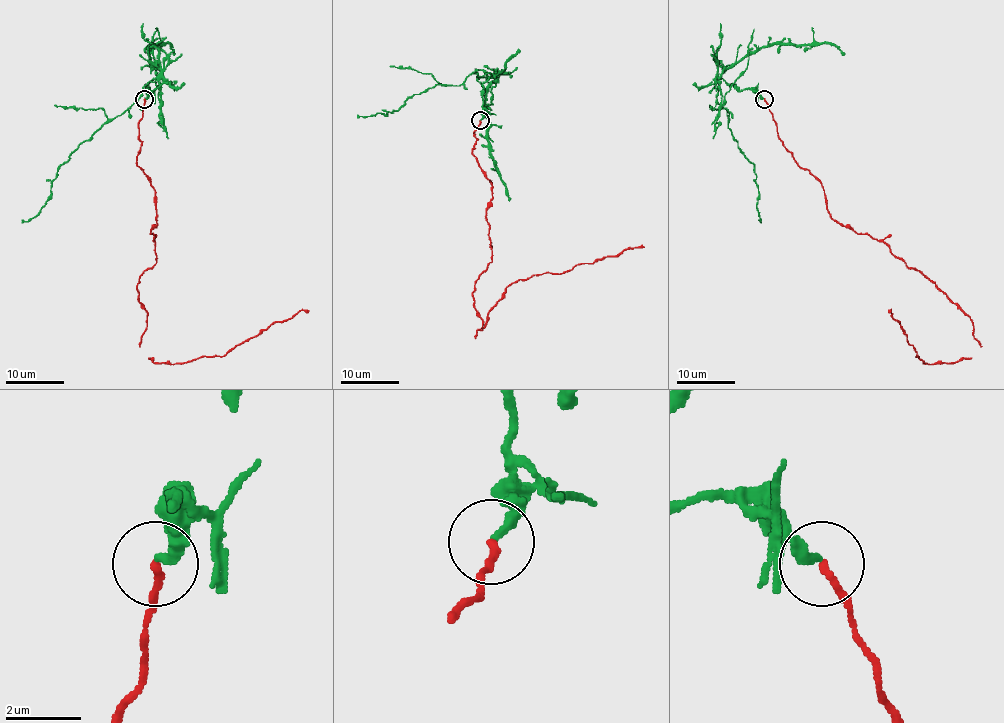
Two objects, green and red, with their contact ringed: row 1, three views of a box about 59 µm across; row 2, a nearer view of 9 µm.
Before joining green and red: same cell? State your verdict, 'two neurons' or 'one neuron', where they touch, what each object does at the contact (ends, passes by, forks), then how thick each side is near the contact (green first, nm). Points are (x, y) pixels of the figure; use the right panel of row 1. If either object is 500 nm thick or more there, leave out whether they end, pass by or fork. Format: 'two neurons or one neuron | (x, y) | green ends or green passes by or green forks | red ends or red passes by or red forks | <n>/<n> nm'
two neurons | (764, 99) | green ends | red ends | 280/200 nm

